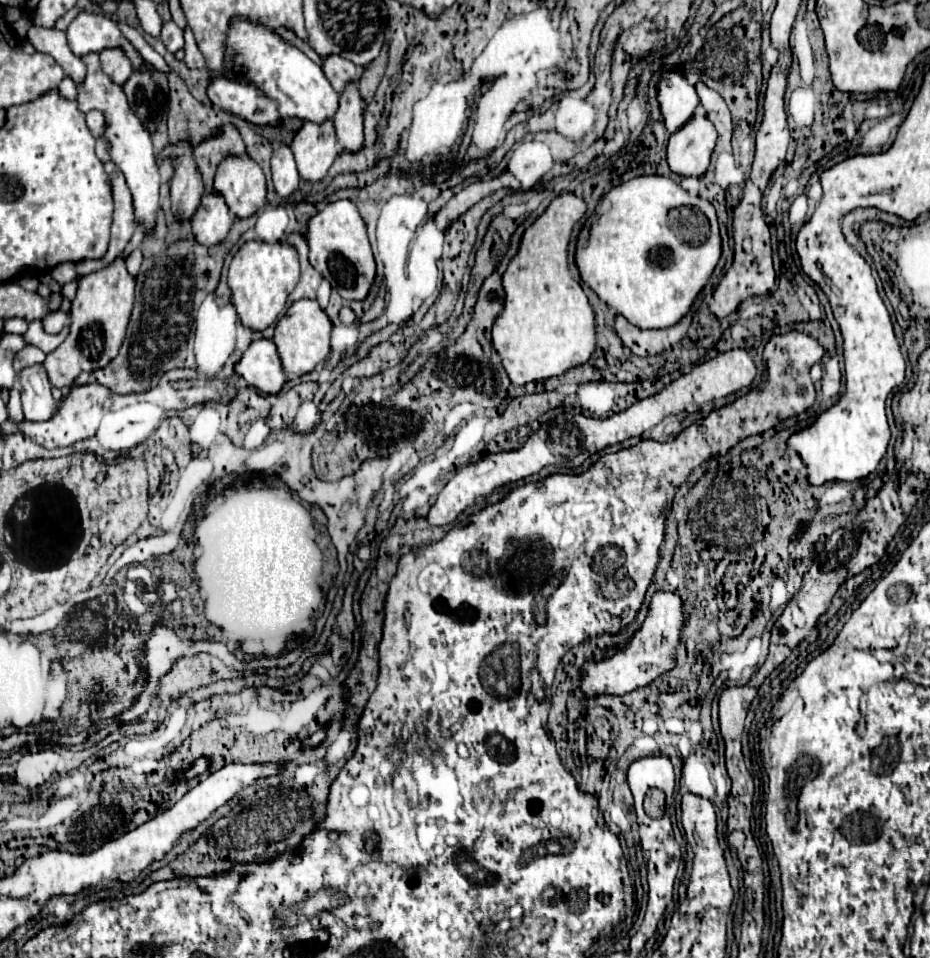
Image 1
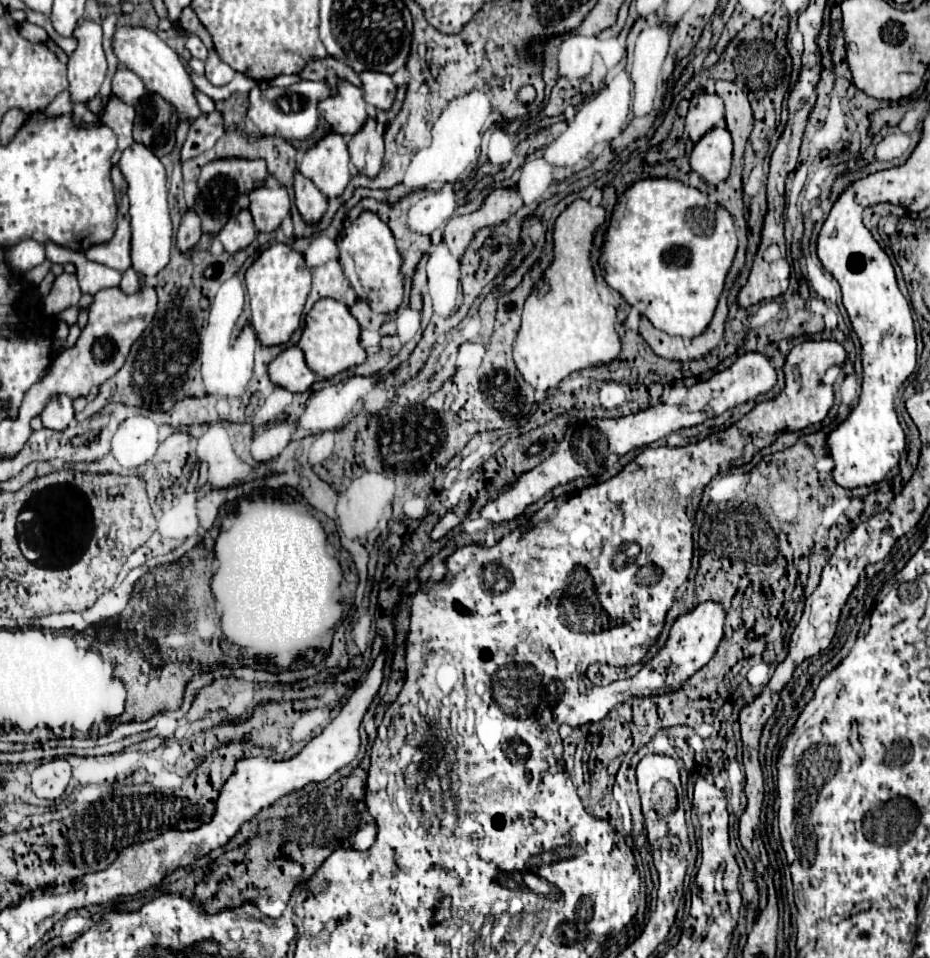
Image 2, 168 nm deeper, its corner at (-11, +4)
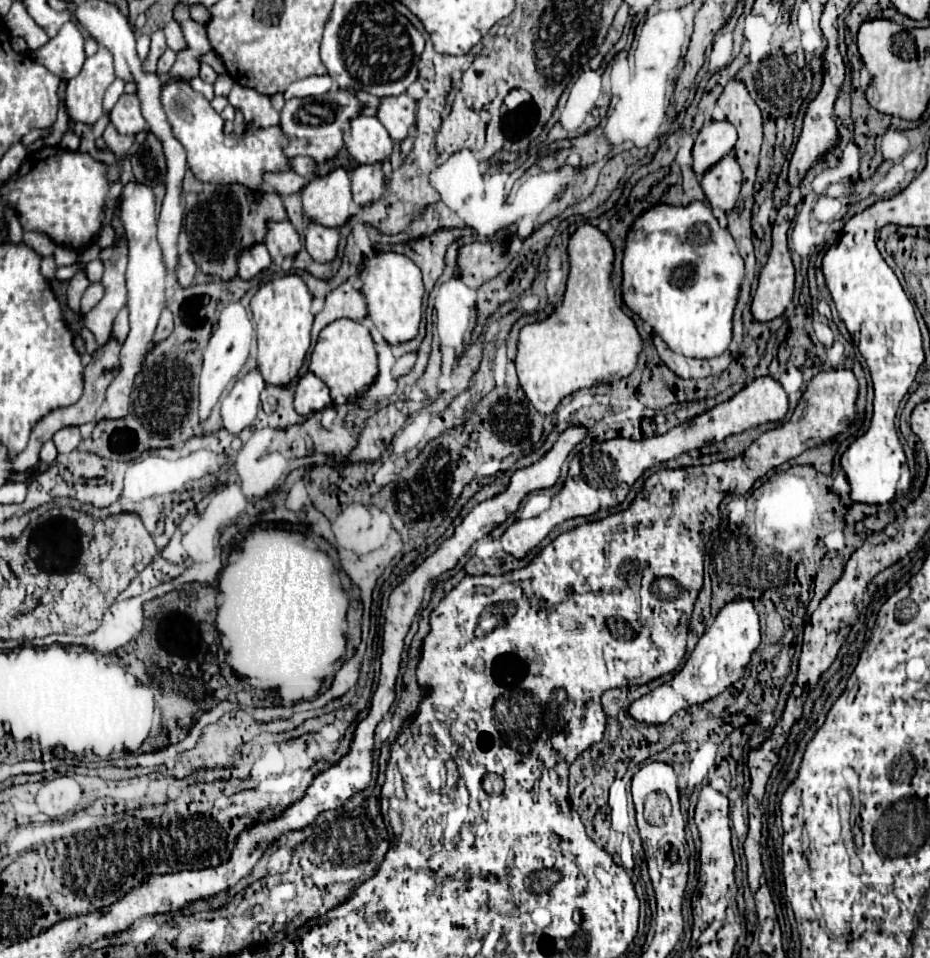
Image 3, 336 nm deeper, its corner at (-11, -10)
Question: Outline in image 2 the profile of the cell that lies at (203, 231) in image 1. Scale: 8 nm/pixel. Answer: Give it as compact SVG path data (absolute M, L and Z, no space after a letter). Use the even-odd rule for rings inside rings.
M241 211L237 217L231 217L217 239L225 245L225 251L235 255L241 249L247 249L257 237L257 229L253 225L253 217L249 211Z

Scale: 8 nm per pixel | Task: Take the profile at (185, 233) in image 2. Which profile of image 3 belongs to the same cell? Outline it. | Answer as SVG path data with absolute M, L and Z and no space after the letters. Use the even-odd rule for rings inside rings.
M183 253L183 255L179 257L179 263L177 263L177 279L179 279L179 283L181 283L183 287L189 287L191 281L193 281L195 271L197 271L197 265L195 265L191 253Z

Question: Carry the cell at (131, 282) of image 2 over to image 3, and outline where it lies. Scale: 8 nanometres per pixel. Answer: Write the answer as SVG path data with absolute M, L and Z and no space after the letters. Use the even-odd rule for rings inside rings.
M123 307L123 309L117 313L117 317L115 317L113 335L115 335L119 341L123 341L123 335L127 335L127 333L129 333L129 311L127 311L127 307Z

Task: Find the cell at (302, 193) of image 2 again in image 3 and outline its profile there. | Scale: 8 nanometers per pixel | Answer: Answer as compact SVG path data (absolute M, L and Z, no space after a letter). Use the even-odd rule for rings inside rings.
M305 221L305 249L315 261L331 261L335 259L339 241L339 229L319 225L317 221Z

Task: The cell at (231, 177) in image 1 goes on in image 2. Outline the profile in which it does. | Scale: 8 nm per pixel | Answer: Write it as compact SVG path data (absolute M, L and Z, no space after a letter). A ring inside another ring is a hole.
M269 185L253 189L249 195L249 211L253 213L255 227L261 233L271 233L281 227L283 219L291 213L291 201L285 187L269 189Z

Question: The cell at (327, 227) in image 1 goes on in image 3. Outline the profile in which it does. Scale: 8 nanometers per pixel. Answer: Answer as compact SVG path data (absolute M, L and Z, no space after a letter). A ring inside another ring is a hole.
M379 251L361 265L361 293L367 303L367 315L387 343L403 343L417 335L421 323L423 281L419 267L405 255L395 251Z

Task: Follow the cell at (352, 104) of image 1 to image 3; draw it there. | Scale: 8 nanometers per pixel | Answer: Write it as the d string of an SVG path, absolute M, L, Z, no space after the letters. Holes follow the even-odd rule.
M381 163L357 165L351 171L351 189L353 189L353 201L357 205L377 201L385 191L385 175Z

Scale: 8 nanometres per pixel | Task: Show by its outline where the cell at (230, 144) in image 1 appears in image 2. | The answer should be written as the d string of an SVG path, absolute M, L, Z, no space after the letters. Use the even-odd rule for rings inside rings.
M219 159L219 161L213 161L213 163L207 163L203 169L201 169L201 175L199 175L199 195L195 199L195 213L199 215L201 219L201 229L203 233L207 235L217 235L223 225L235 217L235 213L243 211L249 207L249 193L251 189L257 189L257 187L263 187L265 181L267 181L267 165L263 159L253 159L253 161L247 161L247 159Z

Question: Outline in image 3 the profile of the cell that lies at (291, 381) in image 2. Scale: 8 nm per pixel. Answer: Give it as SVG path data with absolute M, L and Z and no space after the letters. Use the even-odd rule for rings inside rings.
M313 373L301 375L295 383L295 395L293 395L295 411L299 415L305 415L309 411L319 411L327 405L331 405L327 385L319 377L315 377Z

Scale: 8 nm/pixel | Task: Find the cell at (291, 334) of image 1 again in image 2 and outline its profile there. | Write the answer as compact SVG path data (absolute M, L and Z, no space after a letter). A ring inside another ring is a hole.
M323 299L313 305L309 315L305 317L305 329L299 347L305 353L307 365L317 373L321 381L333 379L337 373L357 367L367 359L365 349L361 347L361 327L357 319L351 315L345 303L331 301L331 299Z

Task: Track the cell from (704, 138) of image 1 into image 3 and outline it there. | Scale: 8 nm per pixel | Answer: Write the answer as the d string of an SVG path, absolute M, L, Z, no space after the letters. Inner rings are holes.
M727 153L701 177L701 189L713 207L731 211L735 207L741 189L741 169L733 153Z

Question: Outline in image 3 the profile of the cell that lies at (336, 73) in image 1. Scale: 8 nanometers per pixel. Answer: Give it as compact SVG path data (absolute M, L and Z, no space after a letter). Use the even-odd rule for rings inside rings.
M405 93L399 97L385 97L377 107L377 119L389 131L393 141L401 141L415 125L415 101Z

